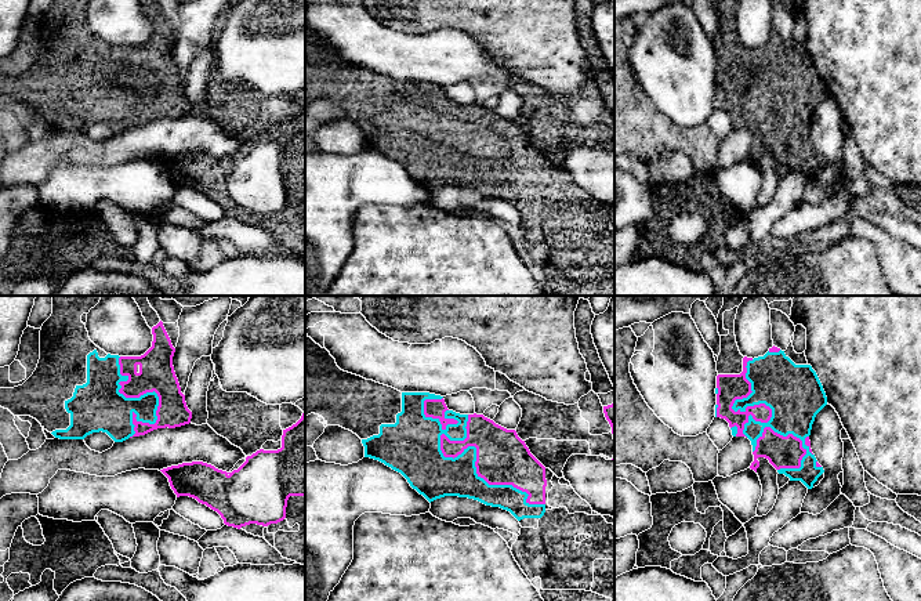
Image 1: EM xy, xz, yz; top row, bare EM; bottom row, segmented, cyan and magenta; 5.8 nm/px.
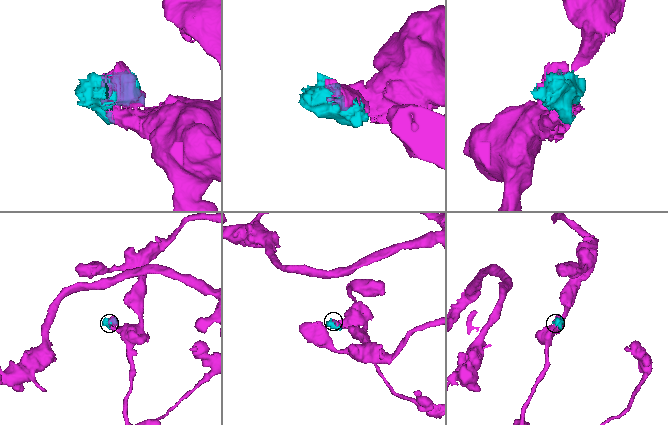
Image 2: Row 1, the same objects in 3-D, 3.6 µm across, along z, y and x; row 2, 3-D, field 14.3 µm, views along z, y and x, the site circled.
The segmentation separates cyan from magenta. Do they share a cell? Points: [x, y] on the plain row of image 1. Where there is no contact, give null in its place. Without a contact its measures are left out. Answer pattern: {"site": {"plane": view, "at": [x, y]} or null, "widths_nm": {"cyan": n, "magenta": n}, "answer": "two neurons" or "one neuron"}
{"site": {"plane": "xz", "at": [475, 163]}, "widths_nm": {"cyan": 260, "magenta": 300}, "answer": "one neuron"}

